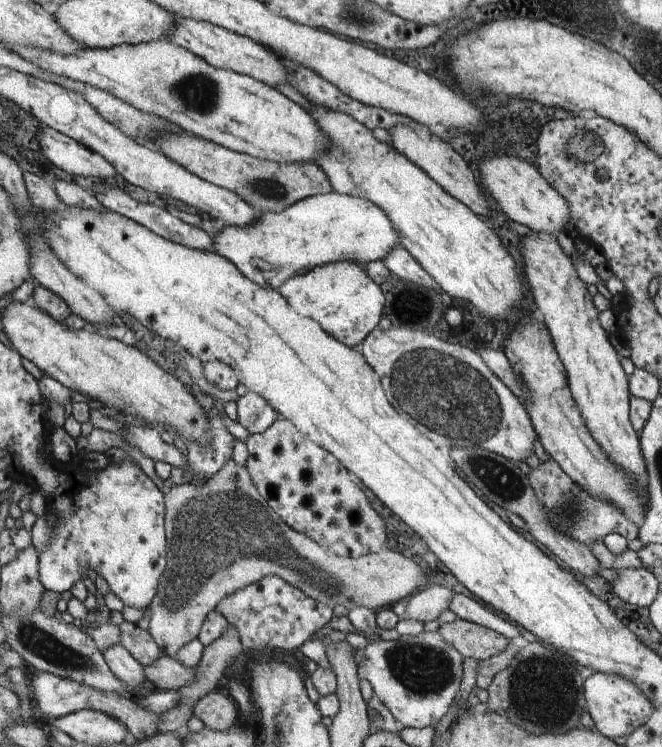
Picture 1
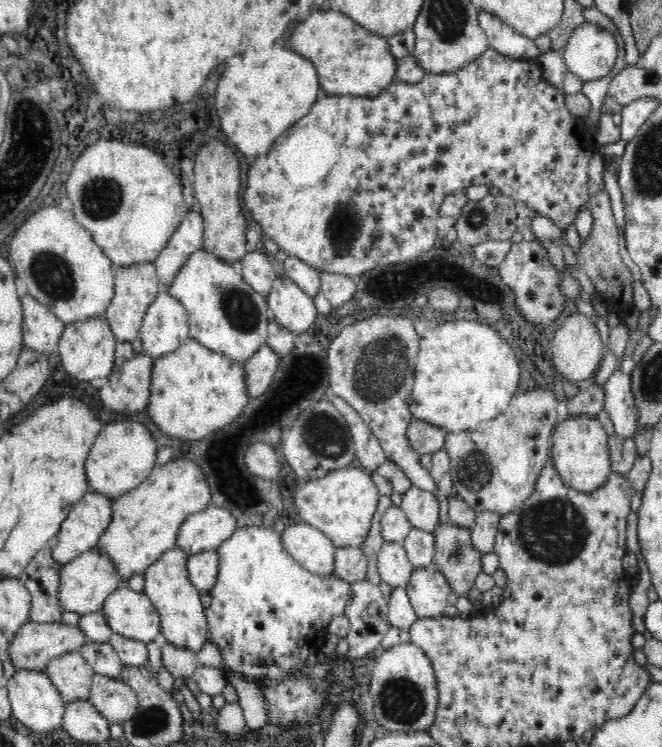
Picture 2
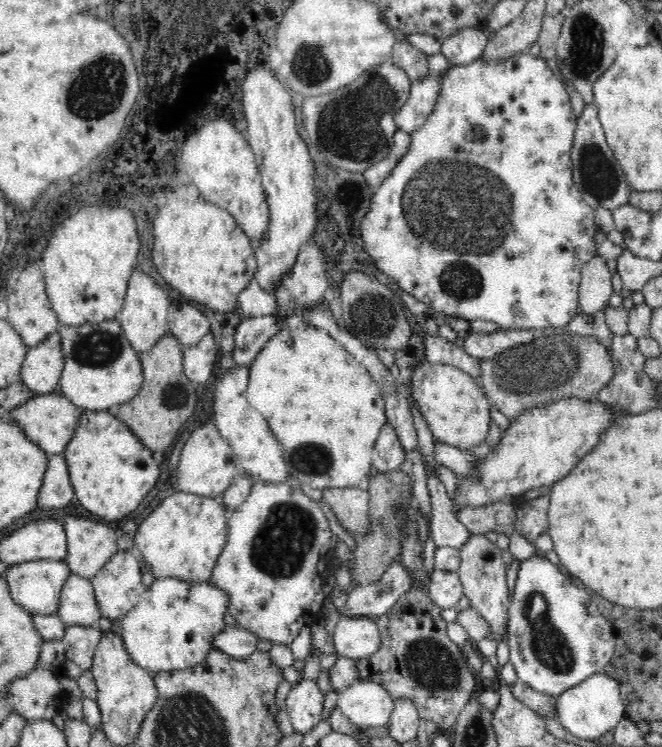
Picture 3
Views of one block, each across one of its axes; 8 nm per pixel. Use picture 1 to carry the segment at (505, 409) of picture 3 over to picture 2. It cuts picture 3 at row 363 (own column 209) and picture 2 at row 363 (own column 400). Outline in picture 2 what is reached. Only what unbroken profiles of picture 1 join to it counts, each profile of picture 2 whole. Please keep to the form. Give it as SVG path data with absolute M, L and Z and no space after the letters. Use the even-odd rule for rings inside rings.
M578 310L560 320L552 340L552 360L556 370L569 381L578 382L581 386L590 383L603 359L604 344L596 324Z

